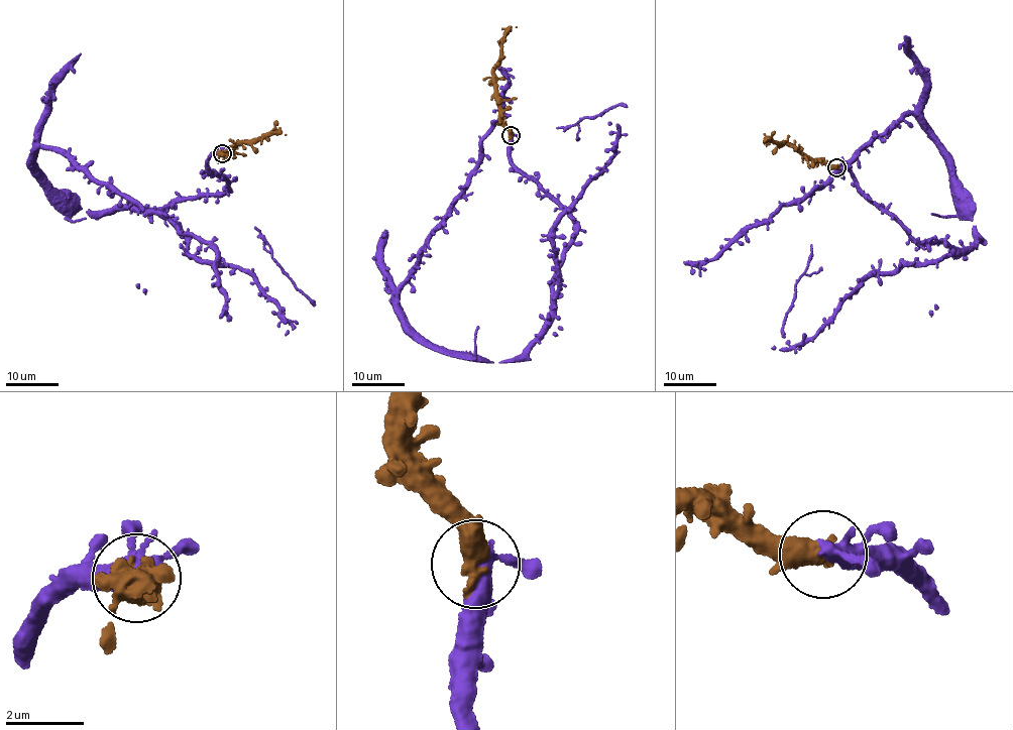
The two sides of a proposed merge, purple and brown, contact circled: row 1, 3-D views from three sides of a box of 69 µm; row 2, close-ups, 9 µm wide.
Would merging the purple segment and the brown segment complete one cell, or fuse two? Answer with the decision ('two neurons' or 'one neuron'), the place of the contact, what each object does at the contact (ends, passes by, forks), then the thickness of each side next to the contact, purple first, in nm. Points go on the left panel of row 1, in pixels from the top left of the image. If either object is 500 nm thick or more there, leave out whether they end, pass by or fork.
one neuron; place (222, 153); calibres 320 and 650 nm

